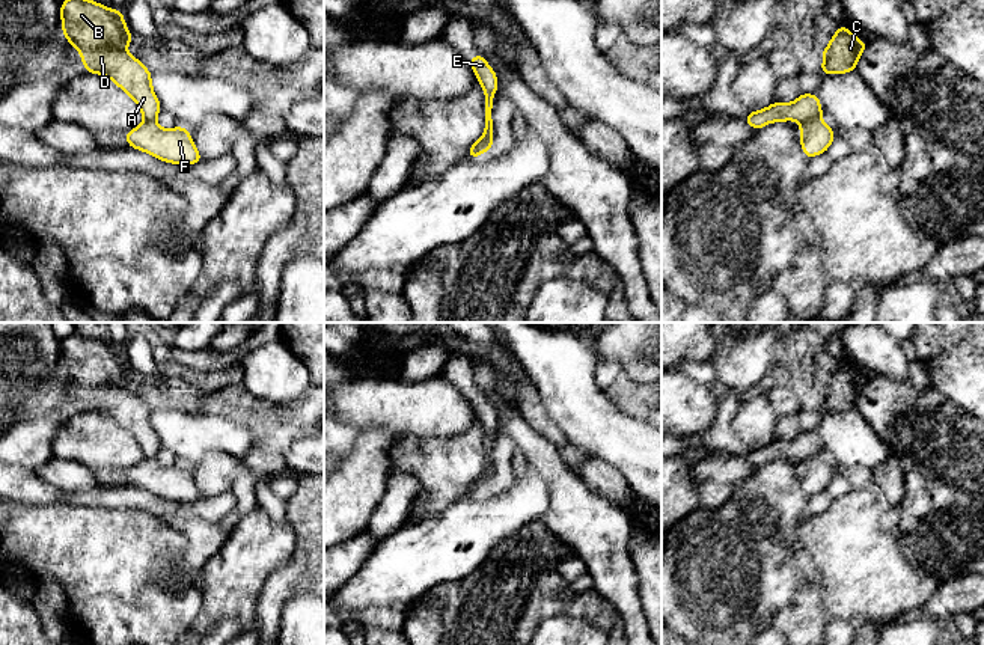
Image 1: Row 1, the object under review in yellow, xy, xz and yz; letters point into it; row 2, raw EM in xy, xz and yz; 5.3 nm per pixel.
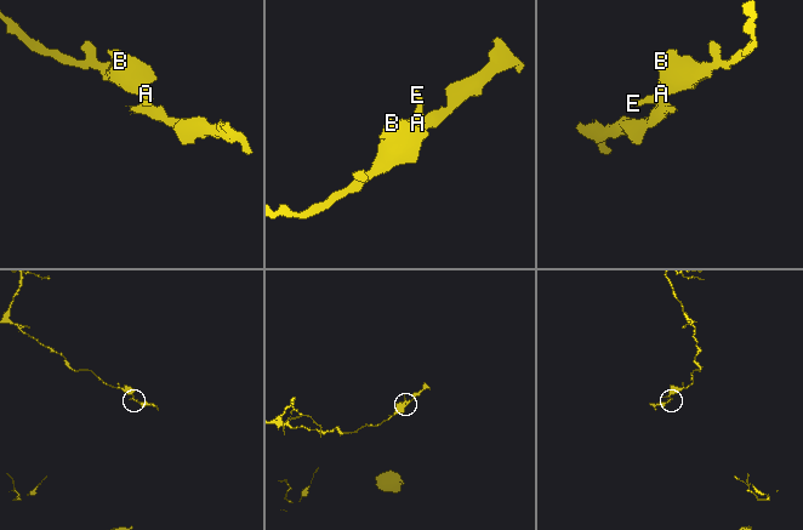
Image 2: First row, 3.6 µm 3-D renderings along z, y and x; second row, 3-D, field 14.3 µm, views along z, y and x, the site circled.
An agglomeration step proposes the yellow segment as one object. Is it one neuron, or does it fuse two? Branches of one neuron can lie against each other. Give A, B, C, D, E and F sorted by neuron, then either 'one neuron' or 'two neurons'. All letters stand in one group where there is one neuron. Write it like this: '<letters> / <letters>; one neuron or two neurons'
A B C D E / F; two neurons

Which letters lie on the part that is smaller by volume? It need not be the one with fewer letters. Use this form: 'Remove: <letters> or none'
Remove: F

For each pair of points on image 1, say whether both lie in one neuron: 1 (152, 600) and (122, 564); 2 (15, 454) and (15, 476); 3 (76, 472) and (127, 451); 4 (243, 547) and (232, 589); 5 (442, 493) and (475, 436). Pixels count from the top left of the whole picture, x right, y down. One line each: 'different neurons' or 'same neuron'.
1: different neurons
2: different neurons
3: different neurons
4: same neuron
5: same neuron

